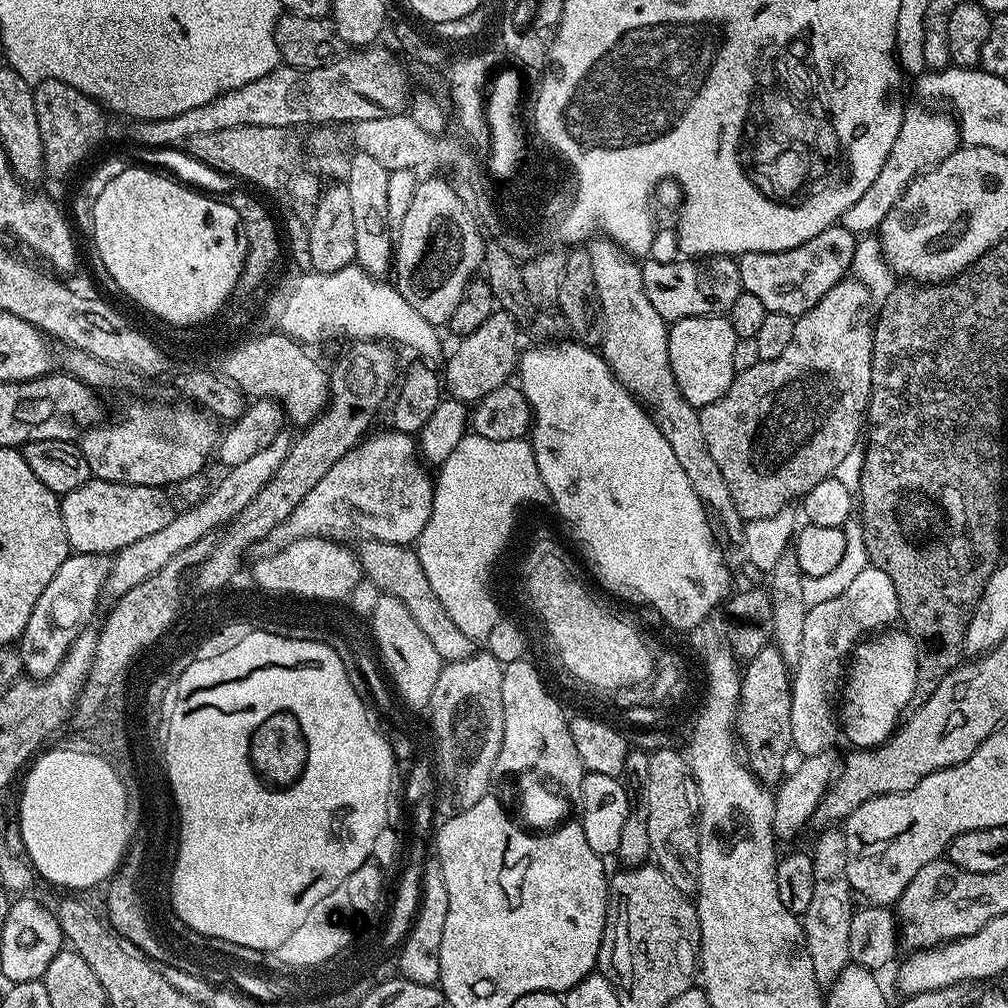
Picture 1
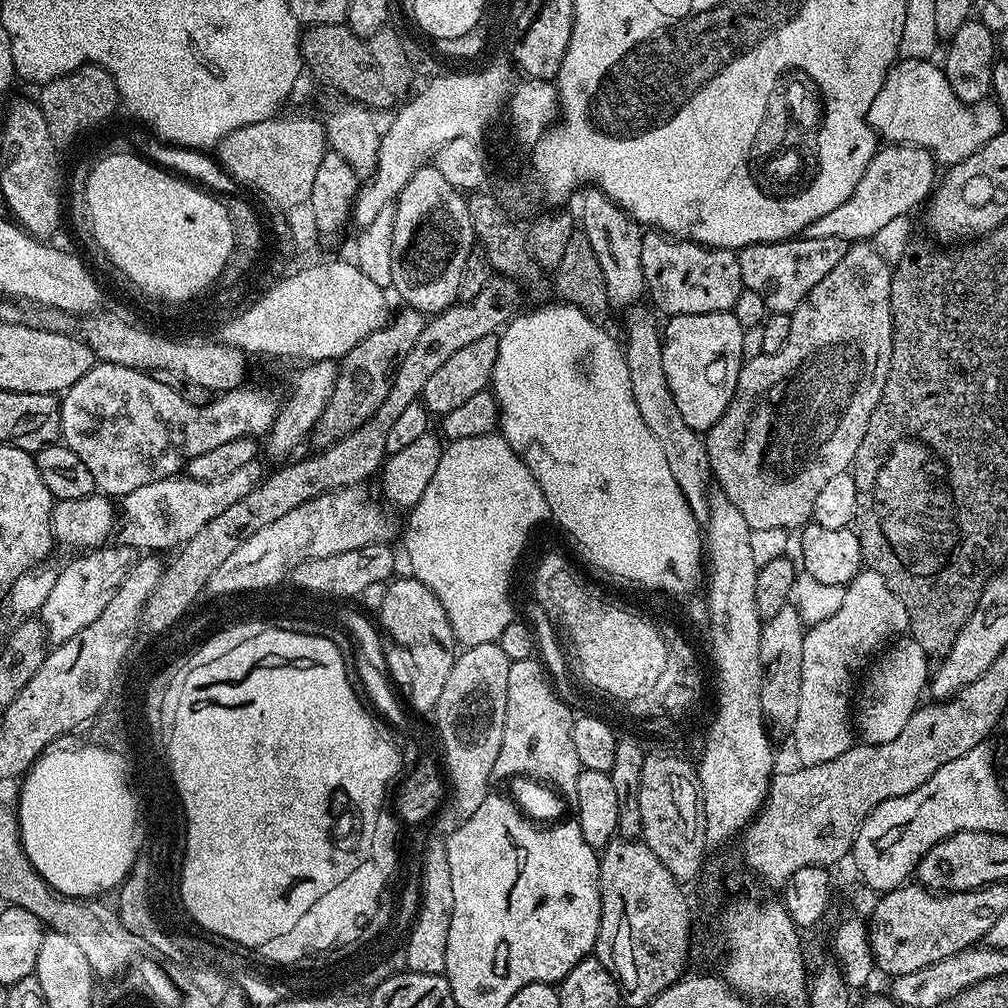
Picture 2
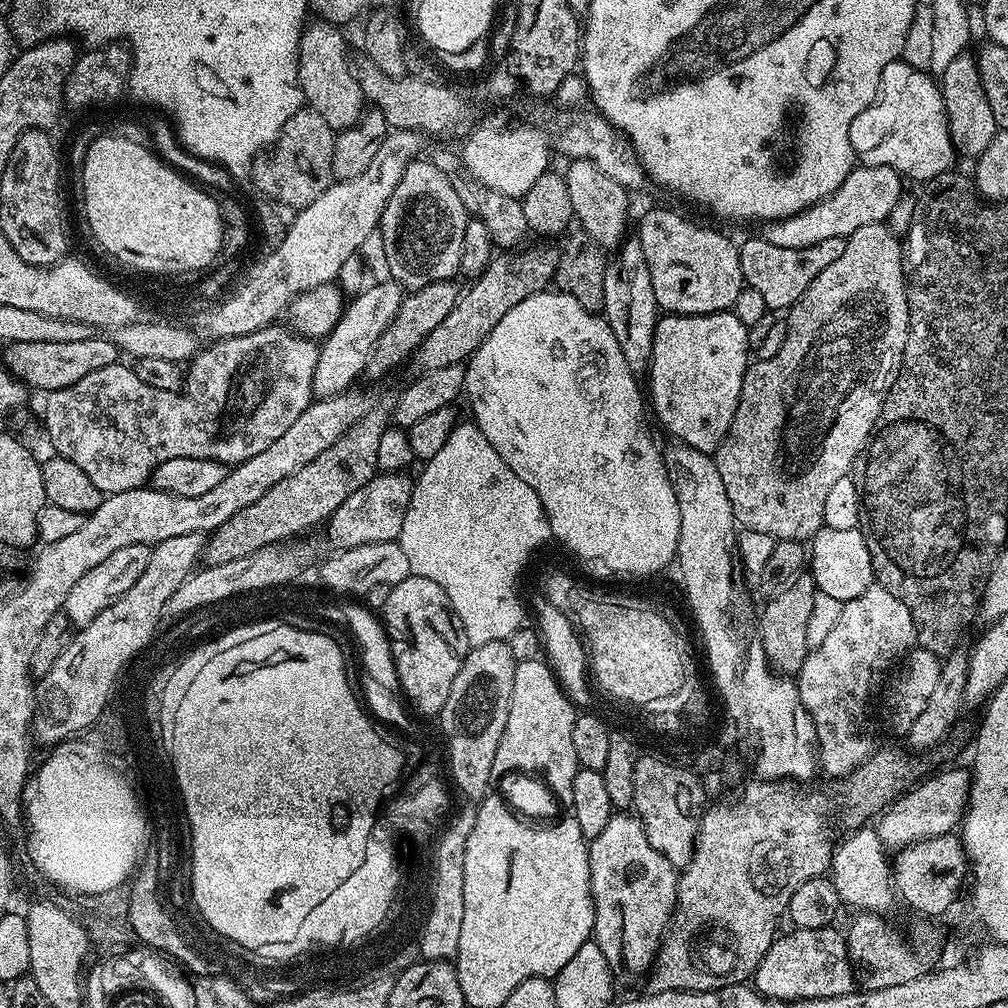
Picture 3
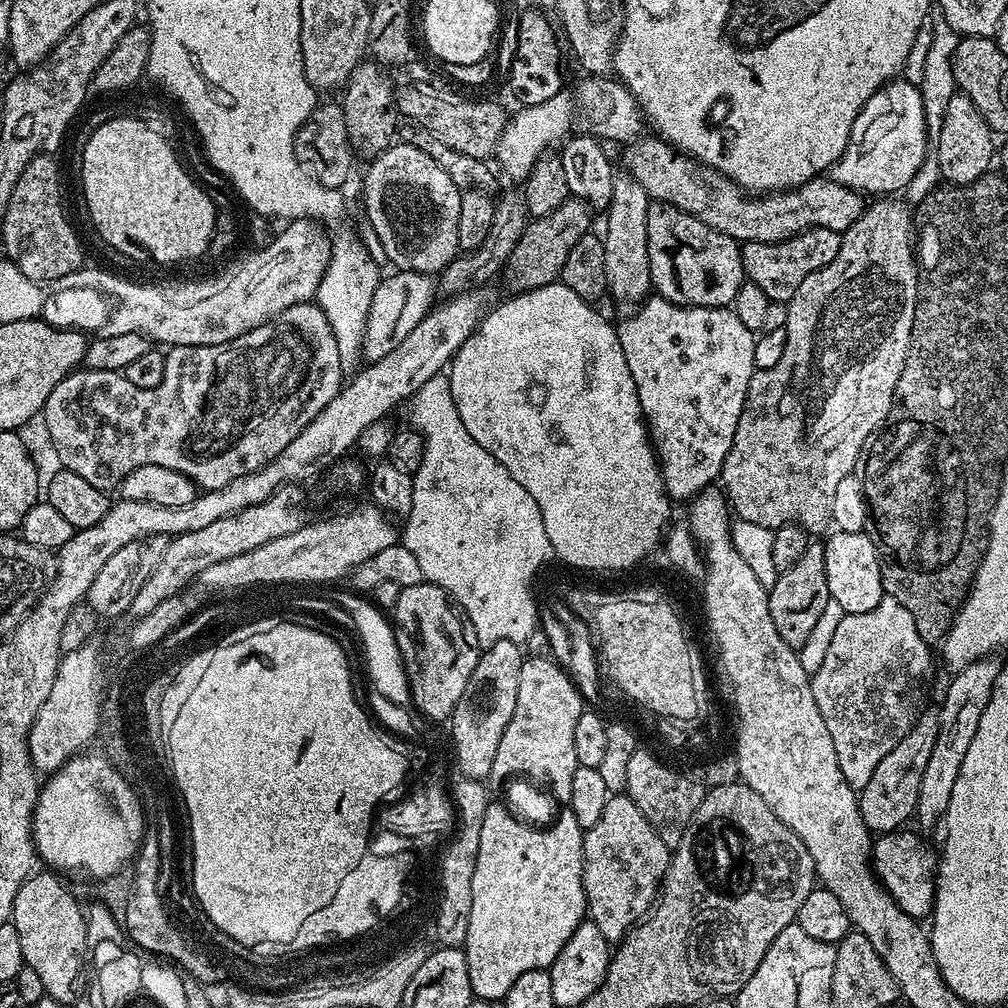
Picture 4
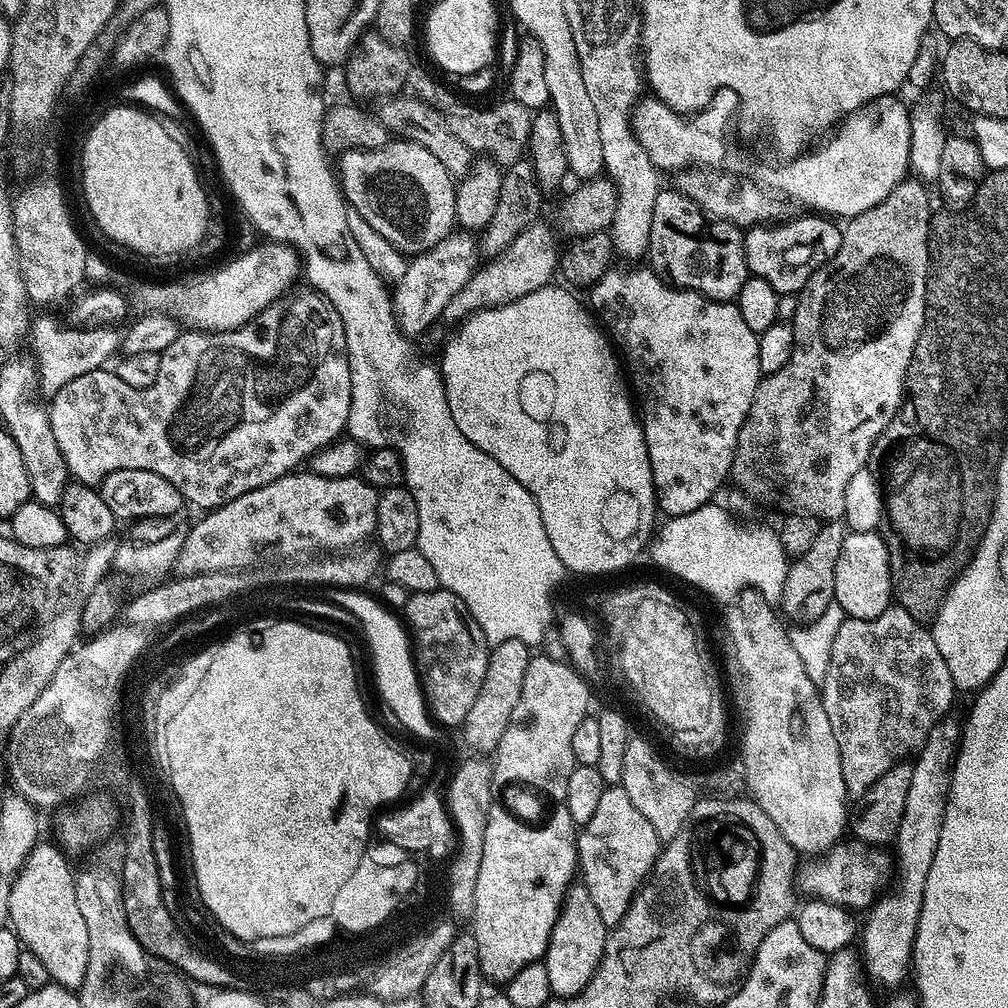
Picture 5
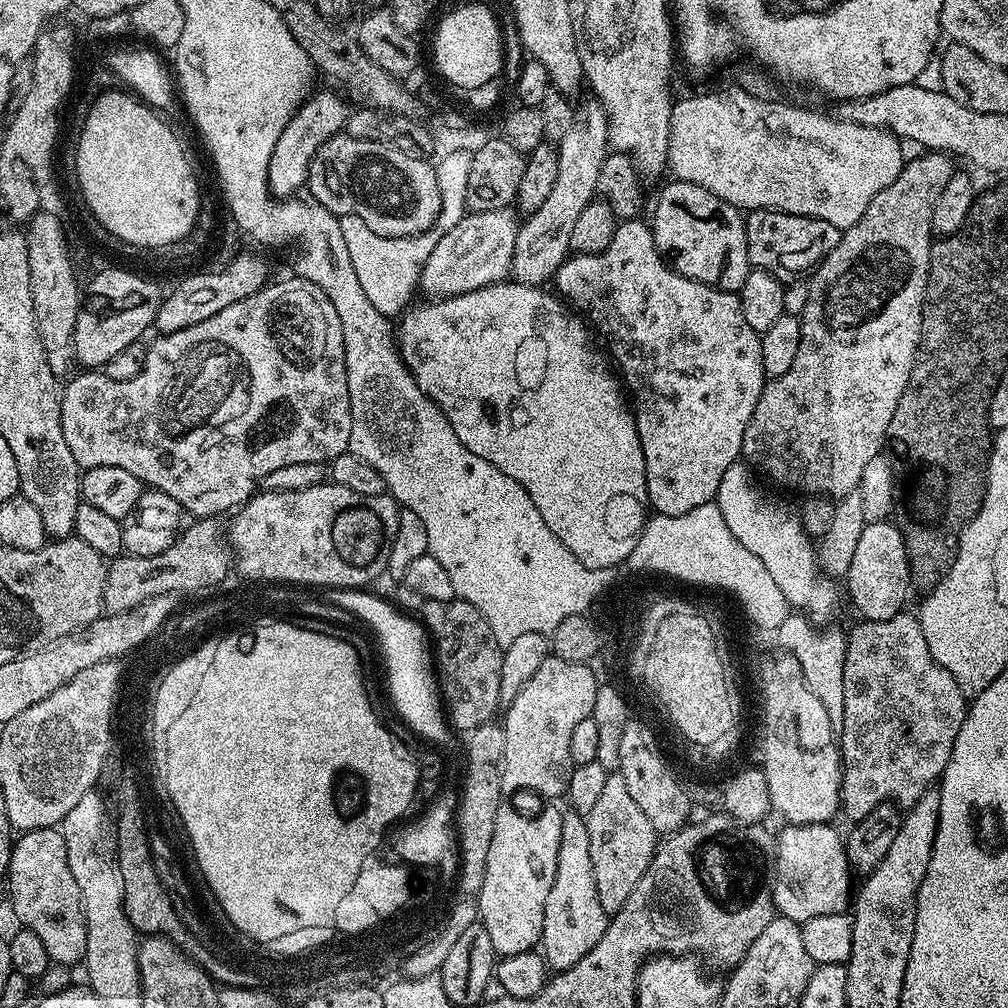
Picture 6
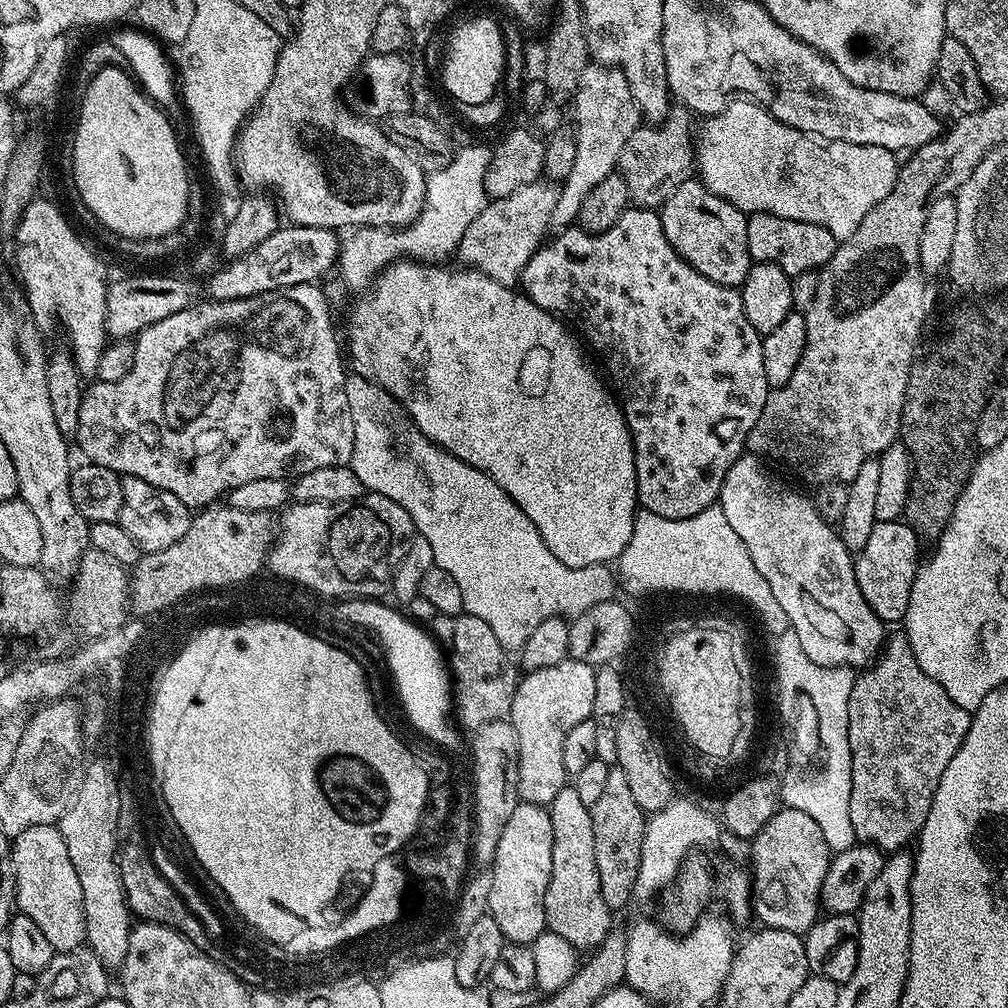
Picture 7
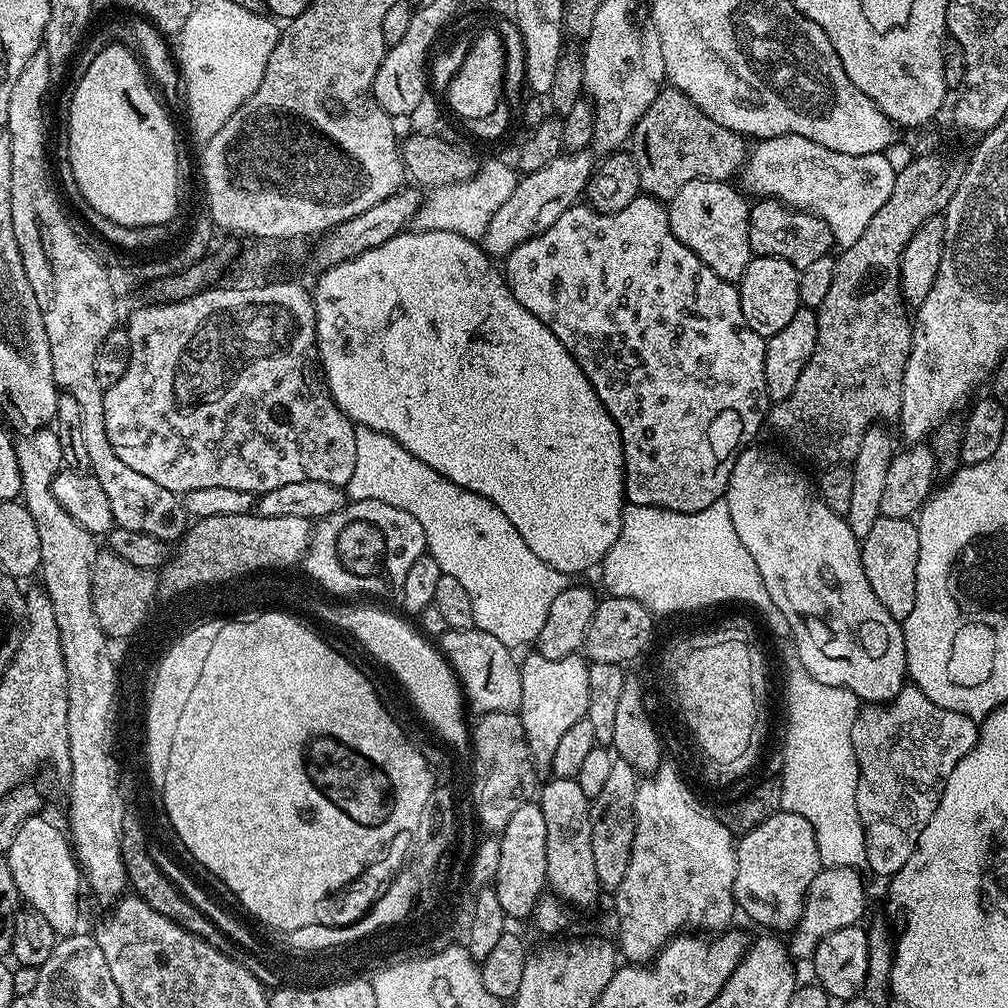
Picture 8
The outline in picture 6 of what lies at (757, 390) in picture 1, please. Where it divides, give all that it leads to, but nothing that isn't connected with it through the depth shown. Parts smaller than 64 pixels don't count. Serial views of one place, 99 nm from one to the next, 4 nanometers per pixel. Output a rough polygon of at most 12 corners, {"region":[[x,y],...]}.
{"region":[[939,150],[807,281],[794,366],[742,456],[859,489],[918,355]]}

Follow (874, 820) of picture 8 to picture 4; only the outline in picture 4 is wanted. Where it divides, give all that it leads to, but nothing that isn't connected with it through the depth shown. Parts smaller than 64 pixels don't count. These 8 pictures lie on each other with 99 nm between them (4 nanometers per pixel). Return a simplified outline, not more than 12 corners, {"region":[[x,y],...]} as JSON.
{"region":[[885,595],[845,614],[814,702],[854,789],[910,734],[933,649]]}

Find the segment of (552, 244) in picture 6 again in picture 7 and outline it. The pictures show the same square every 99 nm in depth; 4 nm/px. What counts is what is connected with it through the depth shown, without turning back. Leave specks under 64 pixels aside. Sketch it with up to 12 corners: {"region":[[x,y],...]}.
{"region":[[589,63],[572,106],[576,155],[551,225],[577,221],[642,124],[629,83]]}

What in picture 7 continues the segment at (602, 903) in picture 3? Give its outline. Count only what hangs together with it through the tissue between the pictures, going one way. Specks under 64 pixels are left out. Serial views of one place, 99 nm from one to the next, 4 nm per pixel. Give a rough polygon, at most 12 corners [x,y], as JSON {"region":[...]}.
{"region":[[610,767],[590,807],[608,908],[633,899],[646,813]]}

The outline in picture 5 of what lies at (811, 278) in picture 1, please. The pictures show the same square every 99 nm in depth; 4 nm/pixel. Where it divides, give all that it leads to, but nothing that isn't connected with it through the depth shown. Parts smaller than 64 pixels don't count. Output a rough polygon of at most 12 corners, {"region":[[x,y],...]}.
{"region":[[800,214],[744,232],[751,275],[797,295],[842,246],[842,228]]}

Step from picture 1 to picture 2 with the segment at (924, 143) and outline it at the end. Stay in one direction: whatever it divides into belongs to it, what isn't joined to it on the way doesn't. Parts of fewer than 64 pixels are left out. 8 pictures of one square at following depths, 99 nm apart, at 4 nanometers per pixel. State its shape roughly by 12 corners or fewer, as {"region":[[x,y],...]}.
{"region":[[881,147],[810,238],[868,242],[927,201],[924,148]]}

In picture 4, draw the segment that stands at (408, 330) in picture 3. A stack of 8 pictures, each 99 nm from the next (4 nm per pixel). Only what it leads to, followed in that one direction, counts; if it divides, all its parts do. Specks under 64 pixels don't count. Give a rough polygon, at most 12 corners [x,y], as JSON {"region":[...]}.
{"region":[[523,197],[496,200],[477,250],[439,273],[451,298],[485,287],[503,271],[528,223]]}

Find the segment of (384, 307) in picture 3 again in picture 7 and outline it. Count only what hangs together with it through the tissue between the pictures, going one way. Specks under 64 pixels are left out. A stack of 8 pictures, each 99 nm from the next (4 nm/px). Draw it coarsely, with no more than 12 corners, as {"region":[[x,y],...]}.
{"region":[[539,179],[485,203],[459,263],[519,285],[560,191]]}

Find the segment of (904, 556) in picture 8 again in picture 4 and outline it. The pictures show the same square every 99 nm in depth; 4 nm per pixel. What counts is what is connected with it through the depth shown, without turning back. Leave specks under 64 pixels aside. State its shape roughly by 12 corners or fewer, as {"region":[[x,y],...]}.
{"region":[[867,531],[823,545],[829,597],[866,614],[886,595]]}

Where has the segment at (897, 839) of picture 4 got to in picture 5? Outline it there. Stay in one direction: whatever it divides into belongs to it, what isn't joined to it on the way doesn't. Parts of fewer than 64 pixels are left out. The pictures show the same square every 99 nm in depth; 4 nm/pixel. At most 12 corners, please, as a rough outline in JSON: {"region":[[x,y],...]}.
{"region":[[845,838],[796,869],[799,895],[867,910],[889,887],[883,847]]}

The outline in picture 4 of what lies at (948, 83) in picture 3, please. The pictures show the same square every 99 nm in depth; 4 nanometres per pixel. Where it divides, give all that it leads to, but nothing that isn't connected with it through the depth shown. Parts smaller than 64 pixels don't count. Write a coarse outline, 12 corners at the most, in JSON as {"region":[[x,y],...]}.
{"region":[[964,92],[934,141],[940,175],[969,184],[994,164],[991,126]]}

